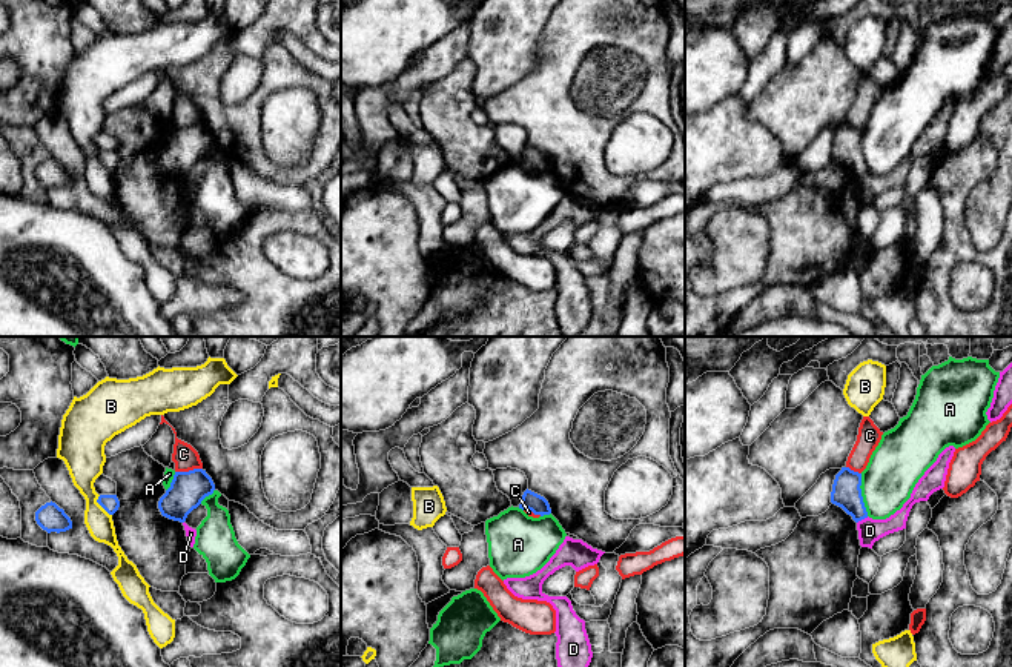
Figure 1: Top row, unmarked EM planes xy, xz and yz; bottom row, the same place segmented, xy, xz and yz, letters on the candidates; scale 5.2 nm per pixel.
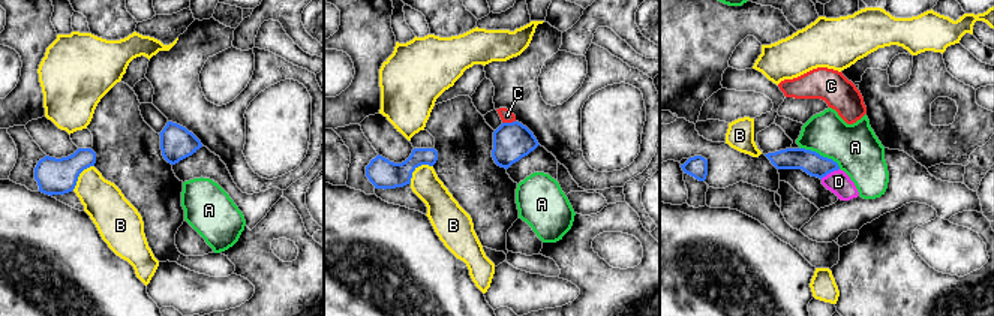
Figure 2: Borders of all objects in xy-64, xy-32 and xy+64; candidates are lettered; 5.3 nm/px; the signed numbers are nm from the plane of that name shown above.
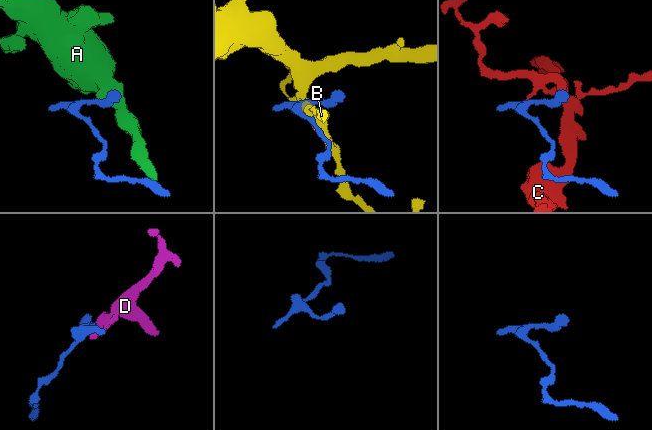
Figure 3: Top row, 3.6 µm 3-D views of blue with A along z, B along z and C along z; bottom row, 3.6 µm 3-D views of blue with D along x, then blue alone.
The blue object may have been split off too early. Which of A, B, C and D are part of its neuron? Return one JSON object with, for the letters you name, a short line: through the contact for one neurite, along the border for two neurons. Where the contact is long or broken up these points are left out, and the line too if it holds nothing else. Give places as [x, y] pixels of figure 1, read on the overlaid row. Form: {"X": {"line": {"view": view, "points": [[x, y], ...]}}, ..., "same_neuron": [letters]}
{"same_neuron": []}

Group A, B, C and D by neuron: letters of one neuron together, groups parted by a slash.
A / B / C / D

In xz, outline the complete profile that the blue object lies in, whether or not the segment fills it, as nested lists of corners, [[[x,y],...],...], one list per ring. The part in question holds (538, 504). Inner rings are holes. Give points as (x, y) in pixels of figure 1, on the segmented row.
[[[528,489],[522,495],[519,509],[522,509],[522,510],[528,509],[534,515],[541,515],[541,516],[551,513],[548,501],[544,496],[541,496]]]

